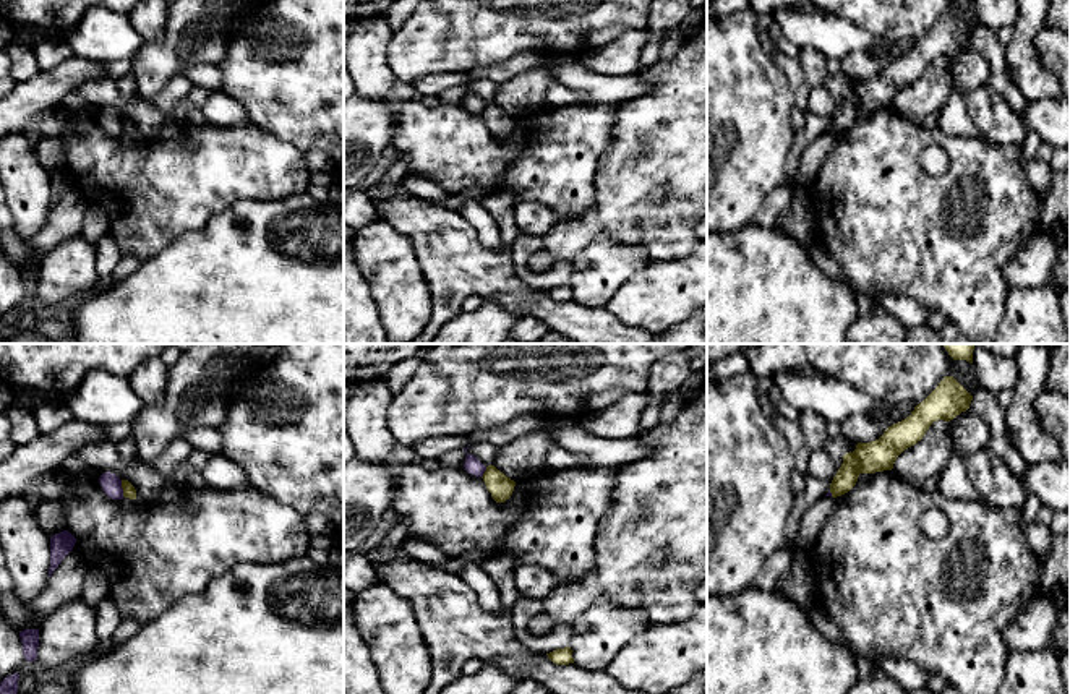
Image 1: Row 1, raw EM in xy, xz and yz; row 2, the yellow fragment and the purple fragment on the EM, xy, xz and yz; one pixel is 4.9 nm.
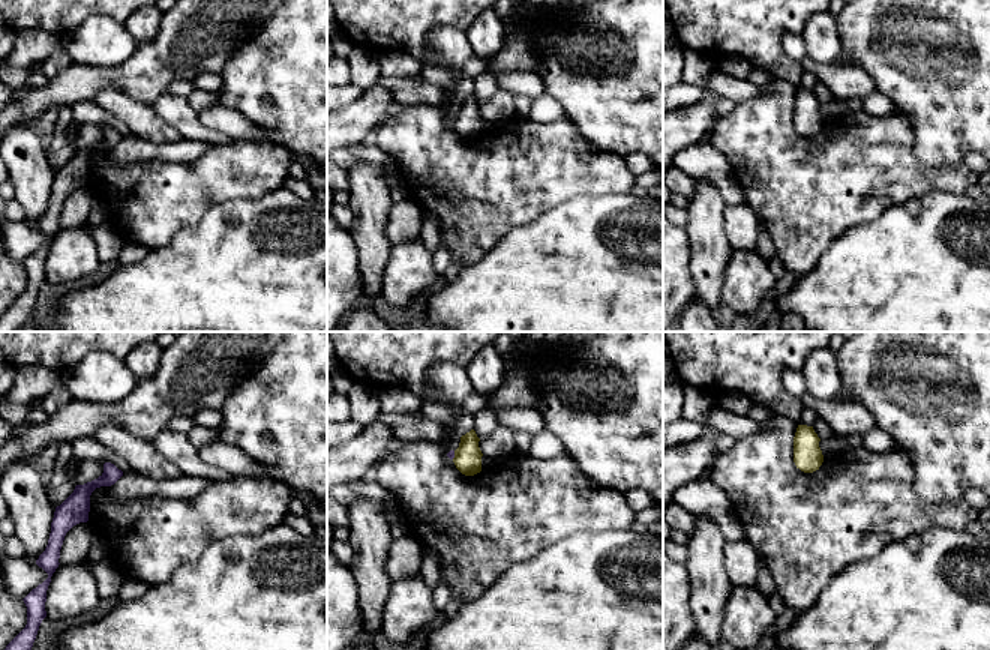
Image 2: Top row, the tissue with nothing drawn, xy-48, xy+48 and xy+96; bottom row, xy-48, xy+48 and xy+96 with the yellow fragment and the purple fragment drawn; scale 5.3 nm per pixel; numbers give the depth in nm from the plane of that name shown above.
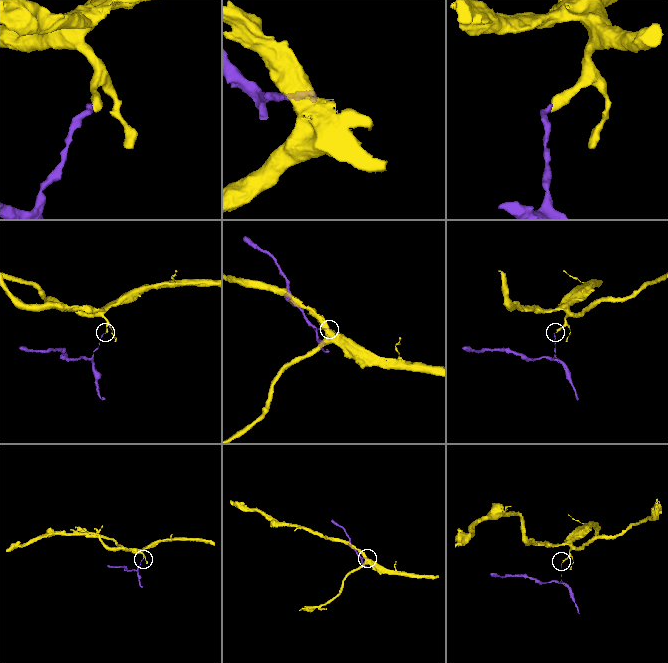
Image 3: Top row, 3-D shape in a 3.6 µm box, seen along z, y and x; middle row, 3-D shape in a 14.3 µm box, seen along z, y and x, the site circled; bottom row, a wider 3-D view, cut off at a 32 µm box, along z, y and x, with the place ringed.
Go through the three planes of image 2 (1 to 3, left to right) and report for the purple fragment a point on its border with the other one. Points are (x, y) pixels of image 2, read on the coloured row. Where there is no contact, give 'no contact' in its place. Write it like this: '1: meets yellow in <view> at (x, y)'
1: no contact
2: meets yellow in xy+48 at (455, 455)
3: no contact

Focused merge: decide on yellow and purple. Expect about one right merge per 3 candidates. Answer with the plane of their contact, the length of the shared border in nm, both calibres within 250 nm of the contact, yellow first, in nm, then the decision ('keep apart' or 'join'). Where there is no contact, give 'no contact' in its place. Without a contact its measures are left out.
contact in xy; length 80 nm; calibres 60 and 100 nm; keep apart

